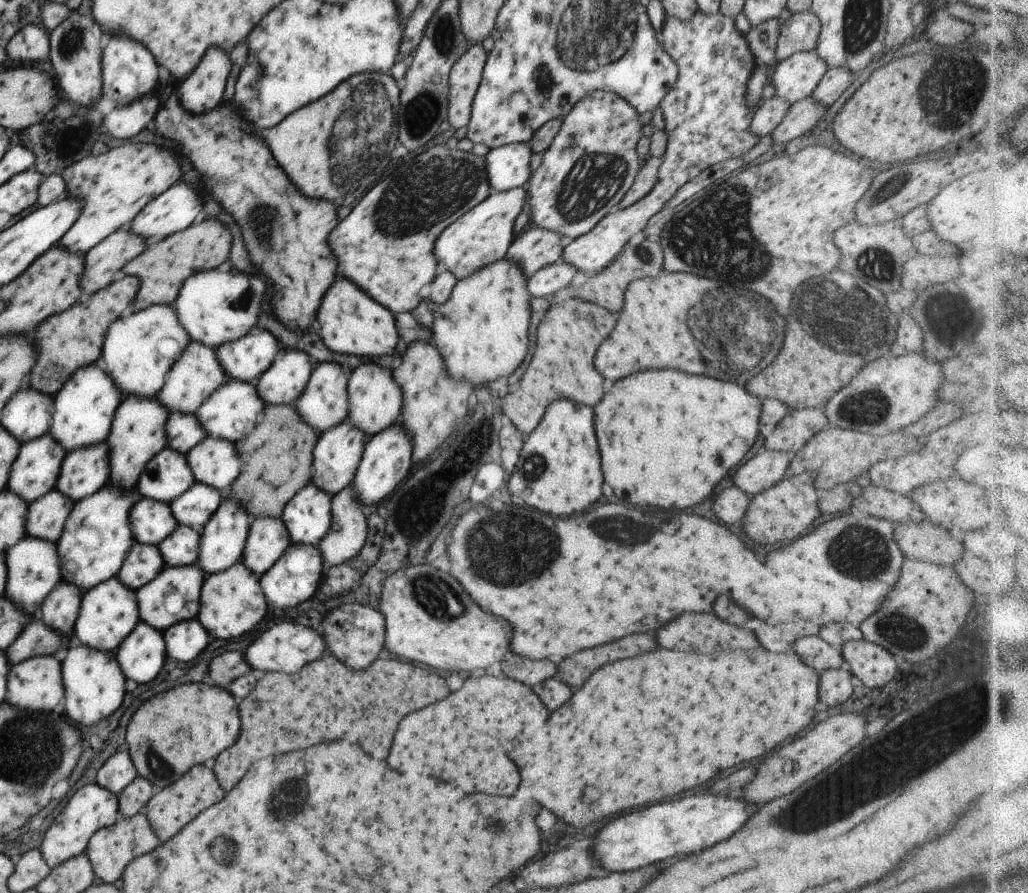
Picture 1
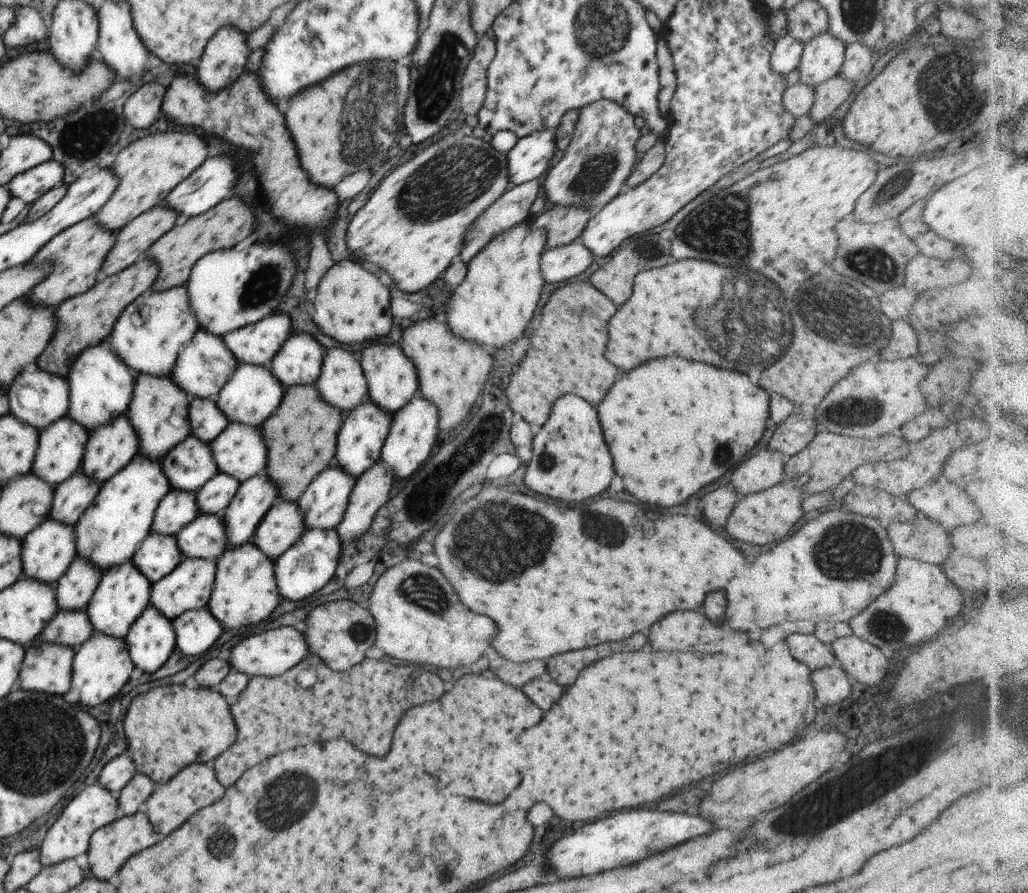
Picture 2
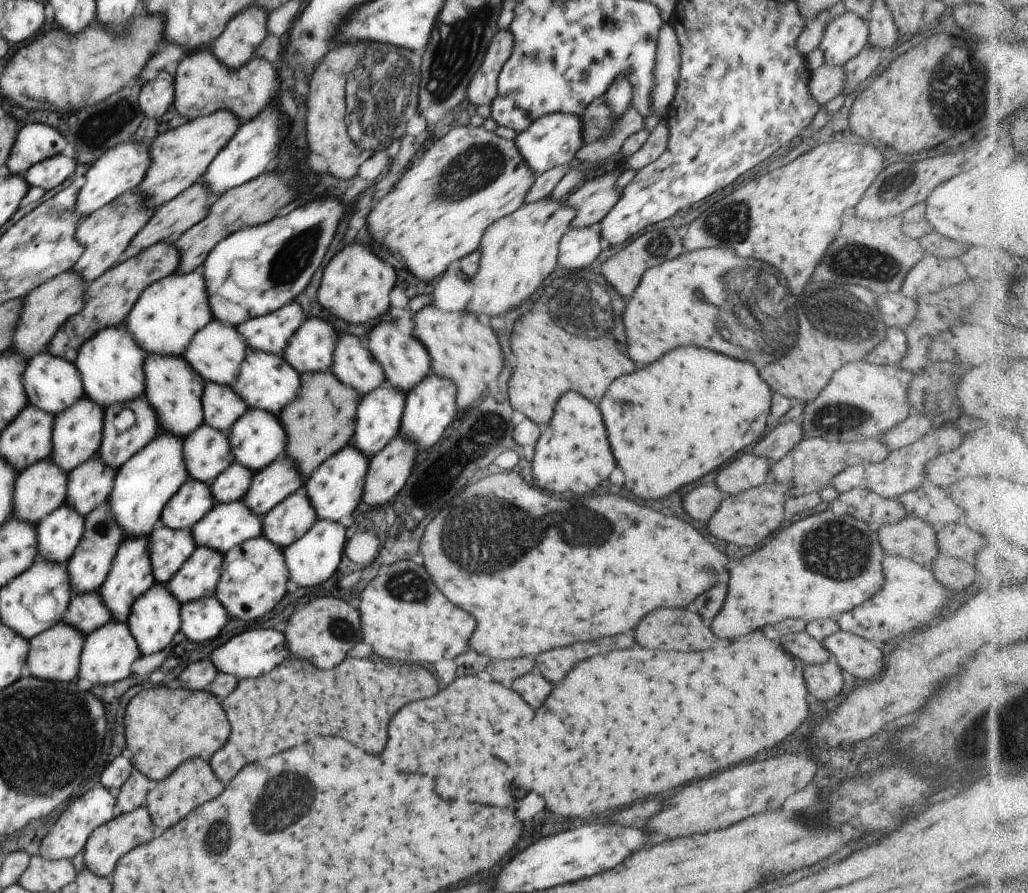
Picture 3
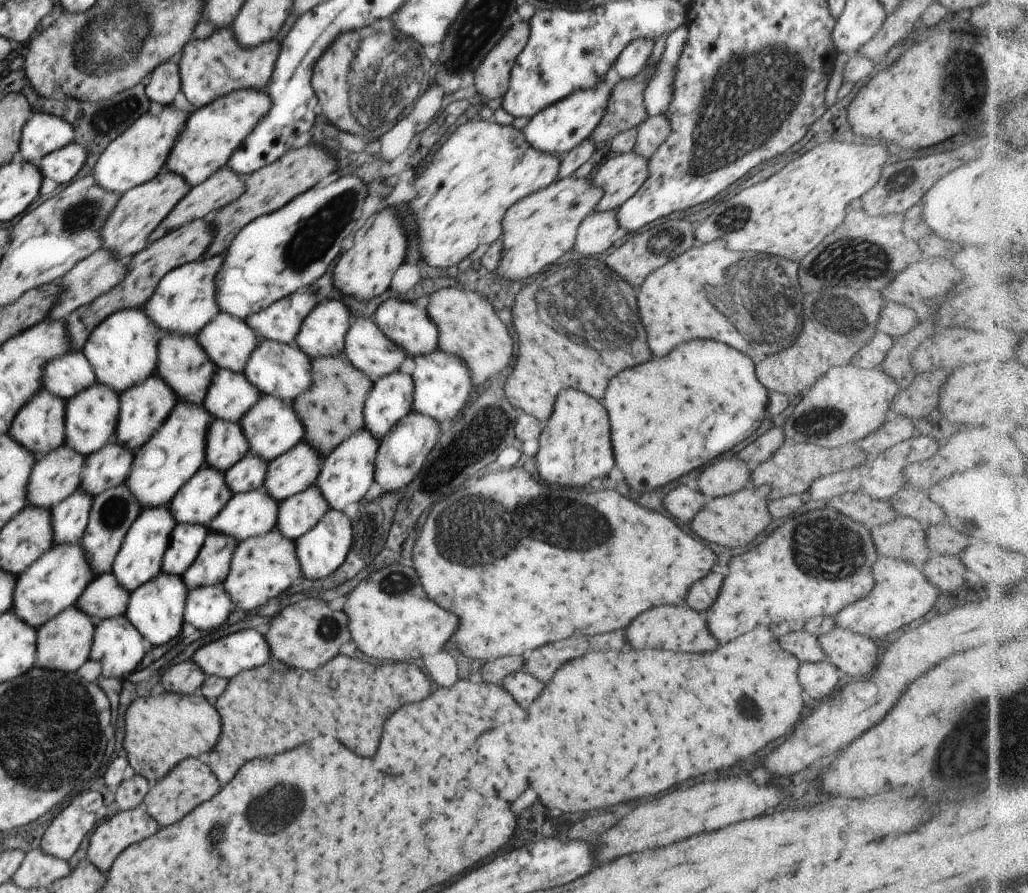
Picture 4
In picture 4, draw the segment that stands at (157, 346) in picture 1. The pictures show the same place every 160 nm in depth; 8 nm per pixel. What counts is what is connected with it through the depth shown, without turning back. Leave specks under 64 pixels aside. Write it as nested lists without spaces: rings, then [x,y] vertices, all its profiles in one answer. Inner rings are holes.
[[[224,253],[201,257],[167,272],[142,307],[149,319],[164,331],[176,331],[181,335],[198,334],[220,312],[215,278],[224,259]]]

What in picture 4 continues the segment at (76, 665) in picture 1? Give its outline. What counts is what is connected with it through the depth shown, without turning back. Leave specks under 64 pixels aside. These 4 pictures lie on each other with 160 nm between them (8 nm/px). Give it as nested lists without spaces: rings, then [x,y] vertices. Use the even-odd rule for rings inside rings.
[[[124,614],[96,625],[89,658],[102,663],[101,675],[118,679],[130,674],[148,649],[145,638]]]

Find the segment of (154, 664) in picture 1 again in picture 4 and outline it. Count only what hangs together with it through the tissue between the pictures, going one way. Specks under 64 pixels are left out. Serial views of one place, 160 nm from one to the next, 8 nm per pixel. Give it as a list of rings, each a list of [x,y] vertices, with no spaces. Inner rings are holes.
[[[164,571],[131,592],[125,614],[145,638],[149,647],[162,646],[180,634],[185,623],[187,594],[187,584],[182,576],[166,574]]]

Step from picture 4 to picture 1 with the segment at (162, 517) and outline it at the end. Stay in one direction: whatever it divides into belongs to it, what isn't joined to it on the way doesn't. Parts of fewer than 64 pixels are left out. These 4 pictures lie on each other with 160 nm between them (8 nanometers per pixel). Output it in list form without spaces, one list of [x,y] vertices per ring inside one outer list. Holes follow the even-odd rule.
[[[109,578],[83,594],[73,632],[78,644],[104,652],[116,652],[122,641],[141,621],[136,591],[125,587],[120,579]]]

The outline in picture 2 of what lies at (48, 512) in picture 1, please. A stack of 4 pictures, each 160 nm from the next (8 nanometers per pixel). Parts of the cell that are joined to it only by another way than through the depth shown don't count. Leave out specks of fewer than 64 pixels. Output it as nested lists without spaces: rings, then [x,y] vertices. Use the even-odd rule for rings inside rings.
[[[78,471],[68,480],[54,486],[55,496],[49,512],[50,519],[69,525],[77,524],[101,489],[96,480],[88,478],[89,476]]]

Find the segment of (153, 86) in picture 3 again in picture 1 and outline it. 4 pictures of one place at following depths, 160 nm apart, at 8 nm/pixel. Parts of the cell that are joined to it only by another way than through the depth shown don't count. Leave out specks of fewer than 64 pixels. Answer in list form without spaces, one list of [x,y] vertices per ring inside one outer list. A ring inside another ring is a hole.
[[[153,94],[144,95],[127,106],[118,106],[105,116],[106,128],[116,138],[130,138],[142,133],[144,128],[152,128],[159,109],[158,99]]]

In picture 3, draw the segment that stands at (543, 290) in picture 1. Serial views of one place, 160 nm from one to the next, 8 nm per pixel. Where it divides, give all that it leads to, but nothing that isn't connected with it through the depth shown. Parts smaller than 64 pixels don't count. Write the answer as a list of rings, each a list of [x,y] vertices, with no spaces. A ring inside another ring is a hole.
[[[597,224],[592,227],[572,228],[561,238],[557,264],[570,271],[579,271],[590,267],[605,247]]]

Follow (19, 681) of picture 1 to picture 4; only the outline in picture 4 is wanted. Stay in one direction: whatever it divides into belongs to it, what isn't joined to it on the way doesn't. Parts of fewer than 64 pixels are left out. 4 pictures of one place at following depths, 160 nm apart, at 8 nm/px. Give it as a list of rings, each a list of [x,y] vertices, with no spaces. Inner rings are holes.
[[[76,605],[69,606],[66,610],[59,612],[54,618],[47,620],[38,628],[36,666],[76,673],[89,659],[95,627],[90,615],[81,611]]]

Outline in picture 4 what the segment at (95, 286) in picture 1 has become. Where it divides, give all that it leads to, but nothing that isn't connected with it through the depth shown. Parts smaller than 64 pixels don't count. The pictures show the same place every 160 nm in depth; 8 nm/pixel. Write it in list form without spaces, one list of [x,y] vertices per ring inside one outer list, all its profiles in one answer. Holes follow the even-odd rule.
[[[224,166],[219,168],[204,182],[190,189],[187,195],[182,197],[182,200],[179,200],[179,203],[170,211],[170,214],[153,230],[153,233],[149,236],[148,244],[157,241],[165,234],[193,220],[203,219],[206,214],[210,214],[210,212],[214,212],[214,210],[230,204],[233,200],[239,199],[247,188],[247,180],[248,176],[241,176],[240,173],[233,171],[230,167]]]

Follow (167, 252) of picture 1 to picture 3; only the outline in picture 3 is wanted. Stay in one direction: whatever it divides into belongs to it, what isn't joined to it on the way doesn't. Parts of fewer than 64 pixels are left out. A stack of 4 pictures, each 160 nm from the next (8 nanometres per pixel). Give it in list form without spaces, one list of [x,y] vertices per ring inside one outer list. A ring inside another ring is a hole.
[[[276,169],[268,174],[260,176],[227,190],[210,204],[208,214],[195,225],[192,225],[178,240],[174,246],[181,254],[178,273],[188,274],[195,271],[207,259],[210,251],[233,232],[246,227],[253,227],[276,217],[278,212],[288,206],[294,198],[294,189],[287,183],[291,180],[288,174],[284,176]]]

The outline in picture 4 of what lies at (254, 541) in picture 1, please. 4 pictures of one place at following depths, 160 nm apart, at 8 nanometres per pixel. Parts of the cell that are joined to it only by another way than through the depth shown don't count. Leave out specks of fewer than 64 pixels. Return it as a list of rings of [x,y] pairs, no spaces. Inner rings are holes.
[[[316,484],[279,504],[276,528],[295,541],[308,532],[330,510]]]

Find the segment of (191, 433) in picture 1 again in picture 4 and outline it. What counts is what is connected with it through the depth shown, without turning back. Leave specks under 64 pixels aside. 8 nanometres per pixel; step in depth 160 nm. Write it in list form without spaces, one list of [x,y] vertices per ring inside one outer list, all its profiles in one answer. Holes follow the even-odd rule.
[[[218,368],[203,405],[214,418],[238,423],[261,396],[260,390],[253,386],[244,372]]]

